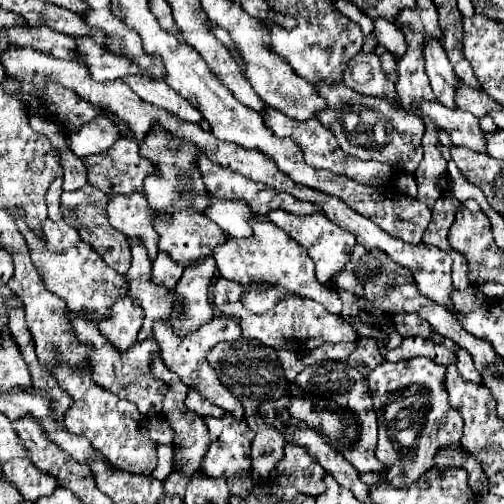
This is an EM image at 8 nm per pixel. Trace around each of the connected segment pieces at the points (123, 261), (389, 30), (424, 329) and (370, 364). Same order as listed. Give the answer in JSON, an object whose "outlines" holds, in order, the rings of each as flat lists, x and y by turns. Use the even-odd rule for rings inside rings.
{"outlines":[[[92,184,84,186,82,190,74,190,74,192,64,192,62,194,62,210,64,210,64,220,76,228,76,232,80,234,80,238,84,238,84,242,88,242,90,246,96,246,96,250,100,250,100,256,104,258,104,262,108,262,108,266,112,270,116,270,118,274,126,274,130,270,130,246,128,242,124,242,124,238,120,238,120,234,116,234,116,230,112,230,112,226,108,226,108,216,104,214,104,206,108,204,108,196,100,194,100,190,96,190]],[[382,18,374,22,374,34,378,40,378,46,384,46,388,52,392,52,394,56,404,56,406,52,406,42,404,42,404,34,400,34,400,30,392,24,392,22,384,22]],[[396,312,392,316,392,324,396,328,396,332,402,336,402,338,408,338,408,336,420,336,420,338,426,338,430,340,434,330,428,322,424,322,418,314,412,314,412,312]],[[360,338,358,348,348,356,346,364,356,368,362,376,368,376,380,362,384,362,376,338]]]}

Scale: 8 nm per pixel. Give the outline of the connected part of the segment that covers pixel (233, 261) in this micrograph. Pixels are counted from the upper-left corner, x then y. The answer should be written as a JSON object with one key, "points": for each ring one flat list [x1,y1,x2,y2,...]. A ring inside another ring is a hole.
{"points":[[268,220,252,222,252,228,254,228,252,238,228,238,226,244,218,246,216,254,214,254,220,276,242,282,242,284,254,284,242,298,242,302,248,310,264,312,264,310,270,310,278,298,284,298,288,294,300,294,306,298,314,298,314,302,322,304,332,314,340,314,340,310,342,310,340,298,336,298,334,290,328,290,324,284,320,284,316,280,314,262,302,246,292,242,292,238,288,238,288,234,284,234,276,224,272,224],[258,282,272,282,274,288,264,292,256,286]]}

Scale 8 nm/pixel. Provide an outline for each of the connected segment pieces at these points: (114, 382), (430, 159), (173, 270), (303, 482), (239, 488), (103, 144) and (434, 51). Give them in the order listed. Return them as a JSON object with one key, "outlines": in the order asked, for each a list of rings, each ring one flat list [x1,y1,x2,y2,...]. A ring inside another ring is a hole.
{"outlines":[[[74,318,76,322,76,334,80,334,80,342,88,342,94,346,94,354,90,360,92,366,92,380,100,386,100,388,108,388,112,394,116,394,122,400,134,402,138,406,138,412,142,416,158,416,162,410,162,398,164,398,164,390,168,390,168,386,164,386,164,382,152,378,152,374,148,374,148,354,152,354,152,350,158,350,158,344,152,342,142,342,142,344,134,344,132,350,128,352,128,356,124,354,124,358,120,358,120,354,112,352,112,346,108,346,108,340,100,334,98,326,92,326,90,322,84,322,84,318]],[[422,116,422,120,426,124,426,134,422,138,424,160,416,168,414,176,418,182,418,200,424,202,432,210,434,202,440,196,444,196,444,190,438,186,438,182,442,178,446,178,444,174,448,174,448,170,446,170,446,160,440,152,440,140,438,140,440,128,438,128,438,124,434,120,430,120,428,116]],[[158,252,156,260,152,264,152,282,160,284,172,292,176,282,180,280,182,272,184,270,180,270,180,266,176,266,176,262,172,262,172,258,168,258,168,254]],[[288,442,284,450,284,458,274,466,270,474,270,482,280,486,292,484,300,492,316,498,326,490,322,482,324,476,326,476,326,470,316,462,316,458,308,454,304,446]],[[226,414,224,418,205,416,204,421,208,428,212,446,208,448,208,452,202,460,202,474,210,476,210,478,224,476,228,486,230,486,230,494,246,498,254,488,254,482,250,478,250,464,252,464,250,444,254,440,254,432,248,428,246,422,232,418,232,414]],[[104,116,88,122,88,126,80,130,68,132,70,150,78,158,84,158,88,154,100,154,102,150,112,146,112,142,116,142,118,138,120,138,120,130,116,130,116,126]],[[428,46,428,50,424,50,424,60,426,60,426,74,430,78,436,98,444,106,458,108,454,102,454,96,456,96,456,88,460,84,460,78,454,74,444,48,442,46]]]}

